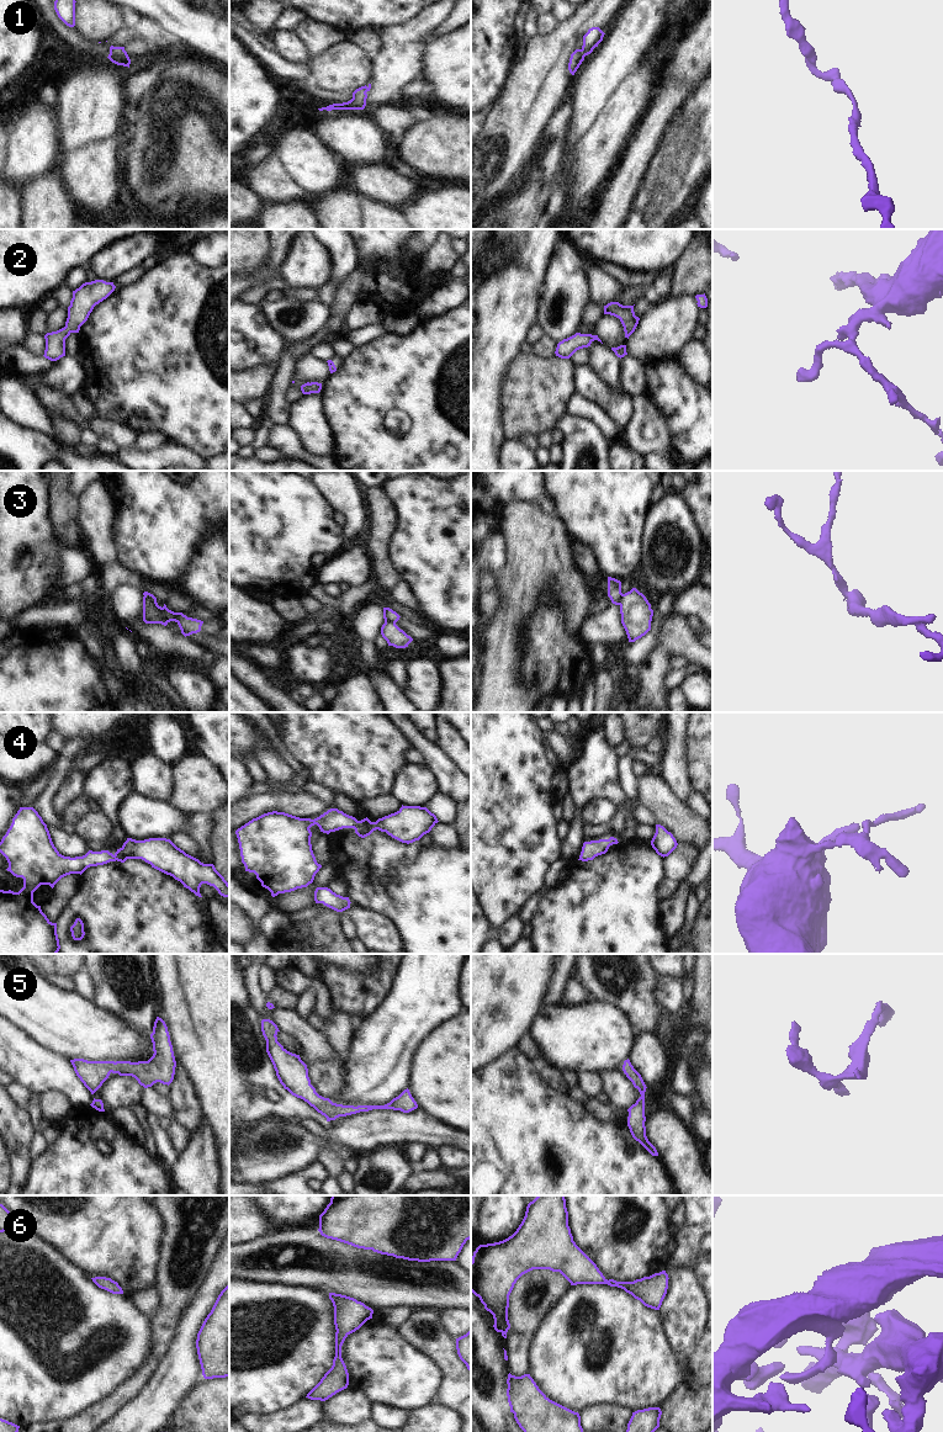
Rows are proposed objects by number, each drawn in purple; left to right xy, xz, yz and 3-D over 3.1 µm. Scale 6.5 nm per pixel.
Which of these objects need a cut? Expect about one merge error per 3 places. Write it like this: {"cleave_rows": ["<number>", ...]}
{"cleave_rows": ["3"]}

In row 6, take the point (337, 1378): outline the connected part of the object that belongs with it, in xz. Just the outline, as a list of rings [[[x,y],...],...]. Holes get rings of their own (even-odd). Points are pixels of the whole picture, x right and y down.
[[[329,1293],[334,1306],[335,1357],[332,1368],[320,1381],[307,1394],[311,1400],[325,1401],[349,1385],[349,1373],[341,1358],[341,1346],[345,1338],[372,1319],[374,1310],[354,1298]]]

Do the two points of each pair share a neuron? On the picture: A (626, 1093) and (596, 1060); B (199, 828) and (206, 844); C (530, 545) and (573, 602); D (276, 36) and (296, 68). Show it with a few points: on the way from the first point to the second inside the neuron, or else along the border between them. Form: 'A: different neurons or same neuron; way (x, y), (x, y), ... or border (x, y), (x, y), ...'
A: different neurons; border (621, 1067), (602, 1074)
B: same neuron; way (202, 832), (205, 841)
C: same neuron; way (545, 556), (572, 583), (572, 587)
D: different neurons; border (275, 51), (291, 62), (310, 64)

